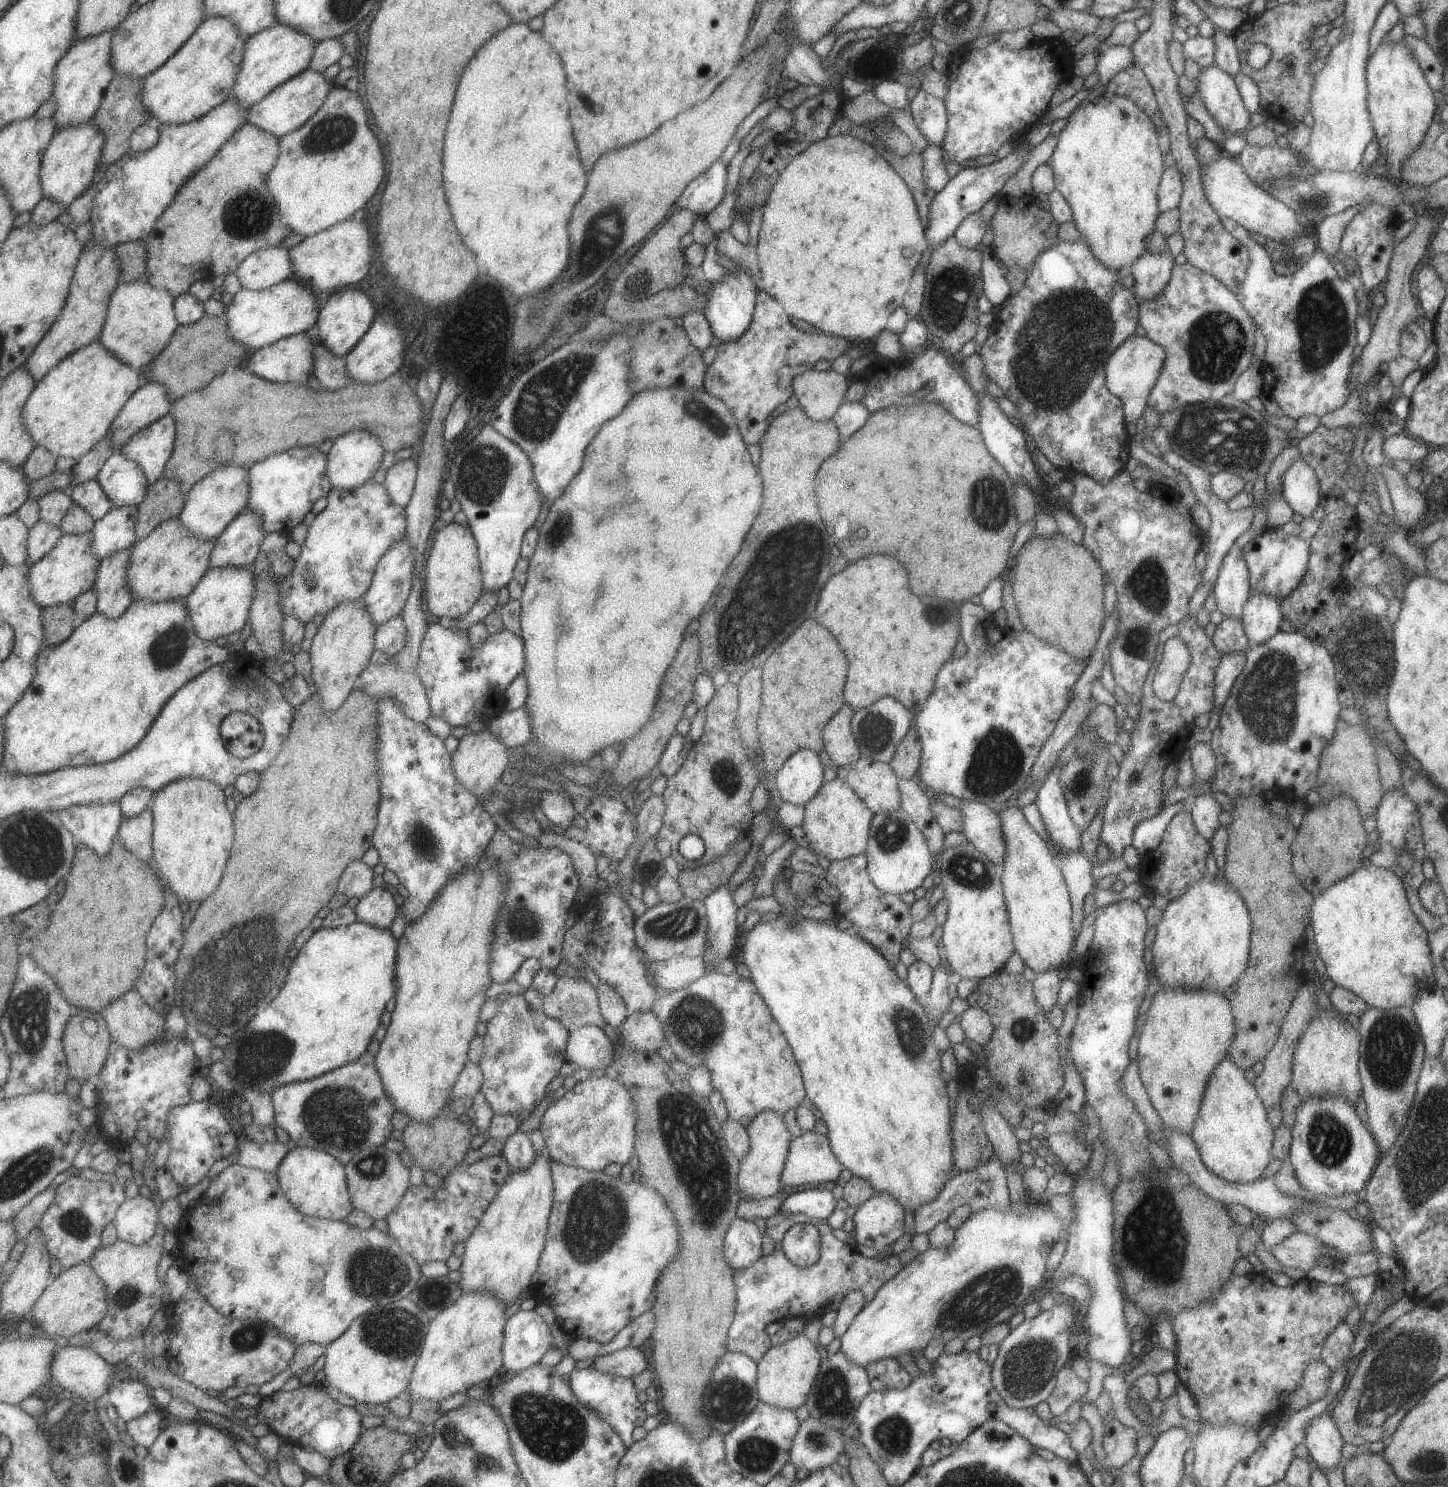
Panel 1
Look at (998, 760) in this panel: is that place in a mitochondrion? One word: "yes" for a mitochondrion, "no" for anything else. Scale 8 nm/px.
yes

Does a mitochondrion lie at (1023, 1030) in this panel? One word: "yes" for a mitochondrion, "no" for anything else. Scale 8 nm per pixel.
yes

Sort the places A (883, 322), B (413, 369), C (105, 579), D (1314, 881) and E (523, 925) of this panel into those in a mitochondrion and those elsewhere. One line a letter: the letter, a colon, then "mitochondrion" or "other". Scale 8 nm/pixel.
A: other
B: other
C: other
D: other
E: mitochondrion

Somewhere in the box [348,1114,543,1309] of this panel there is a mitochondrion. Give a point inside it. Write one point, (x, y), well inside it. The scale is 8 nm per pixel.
(368, 1165)

